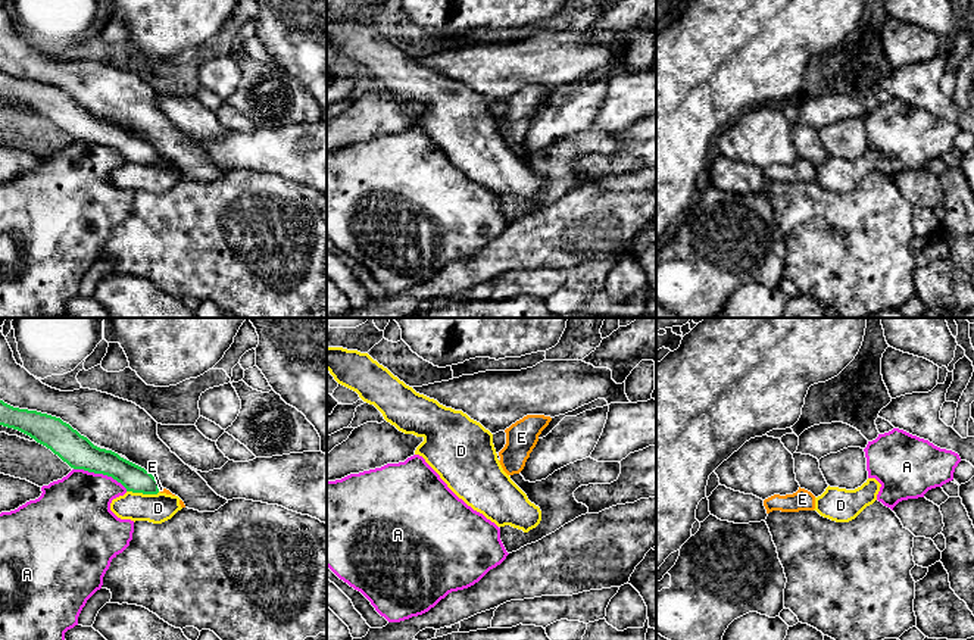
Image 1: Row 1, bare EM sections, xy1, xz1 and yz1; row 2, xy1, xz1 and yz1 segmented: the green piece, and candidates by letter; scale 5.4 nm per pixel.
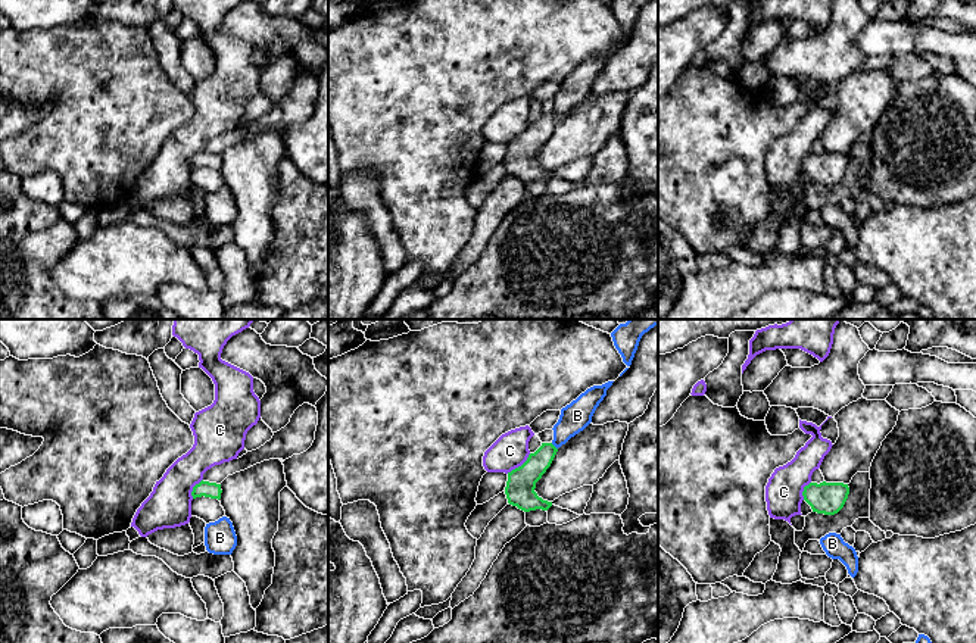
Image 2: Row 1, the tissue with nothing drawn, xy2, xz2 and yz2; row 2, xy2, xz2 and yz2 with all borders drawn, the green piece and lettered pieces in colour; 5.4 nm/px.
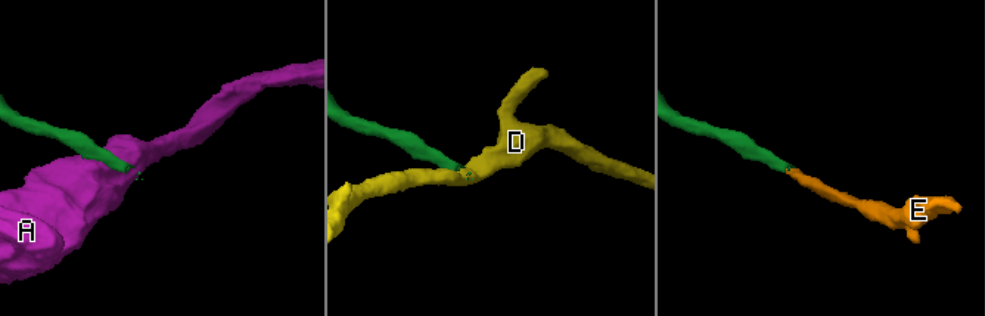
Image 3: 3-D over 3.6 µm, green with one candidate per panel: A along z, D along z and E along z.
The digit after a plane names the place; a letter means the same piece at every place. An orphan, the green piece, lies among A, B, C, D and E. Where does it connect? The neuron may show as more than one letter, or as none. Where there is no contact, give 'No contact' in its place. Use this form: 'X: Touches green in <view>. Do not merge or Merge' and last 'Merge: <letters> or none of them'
A: Touches green in xy1. Do not merge
B: Touches green in xz2. Do not merge
C: Touches green in xz2. Do not merge
D: Touches green in xy1. Do not merge
E: Touches green in xy1. Merge
Merge: E

